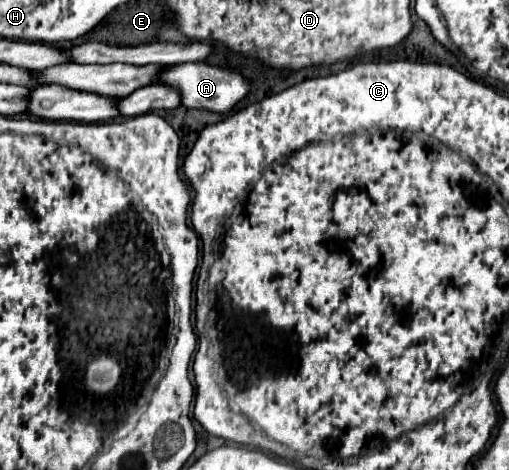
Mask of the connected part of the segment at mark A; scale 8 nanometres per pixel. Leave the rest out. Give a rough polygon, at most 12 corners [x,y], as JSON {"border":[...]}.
{"border":[[208,63],[166,69],[158,81],[188,109],[228,113],[250,93],[238,71]]}

